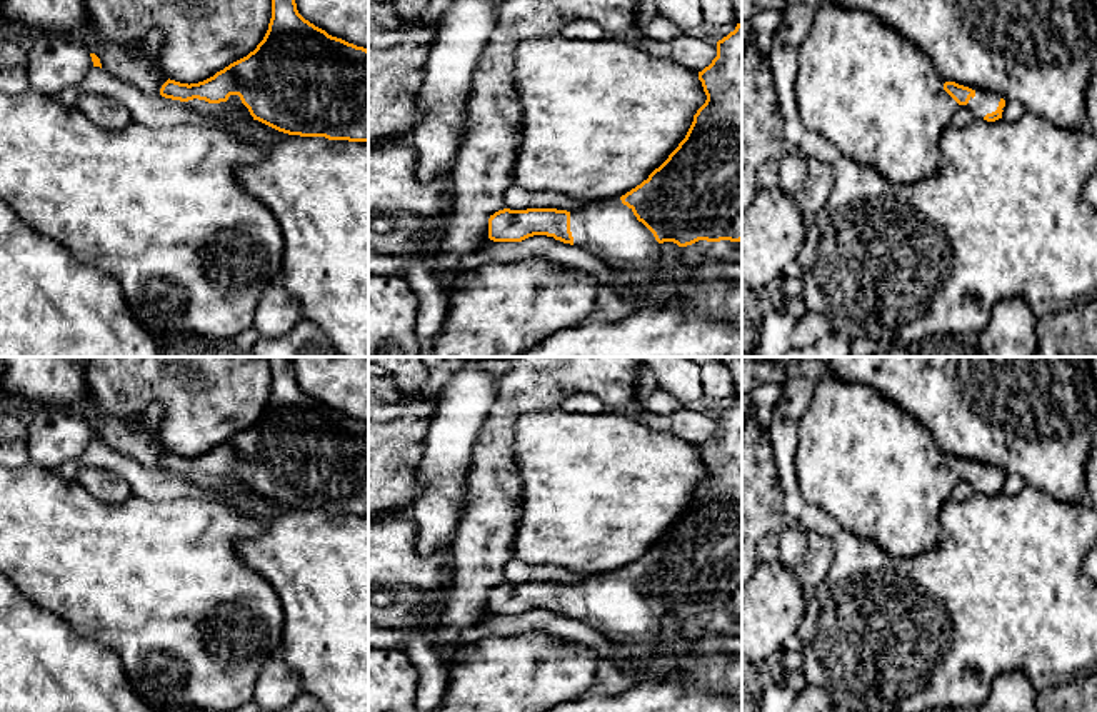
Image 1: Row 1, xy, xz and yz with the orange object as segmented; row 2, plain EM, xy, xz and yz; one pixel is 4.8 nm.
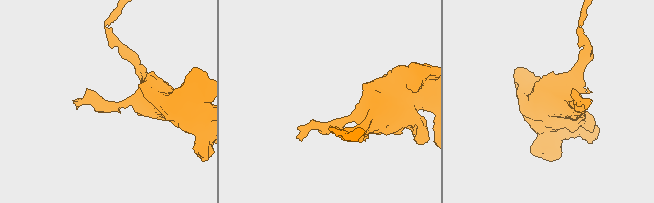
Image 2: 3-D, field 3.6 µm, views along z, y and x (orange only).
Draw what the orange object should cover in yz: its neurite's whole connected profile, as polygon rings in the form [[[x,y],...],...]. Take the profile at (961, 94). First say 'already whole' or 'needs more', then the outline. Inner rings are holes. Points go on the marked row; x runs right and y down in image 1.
needs more; [[[945,82],[944,90],[959,103],[970,110],[974,118],[995,122],[1002,118],[1005,100],[989,90],[969,88],[955,82]]]

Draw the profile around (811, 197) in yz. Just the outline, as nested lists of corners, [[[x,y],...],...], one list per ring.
[[[807,158],[807,165],[809,173],[804,185],[797,190],[795,200],[805,222],[810,222],[829,198],[834,182],[834,170],[830,163],[817,158]]]

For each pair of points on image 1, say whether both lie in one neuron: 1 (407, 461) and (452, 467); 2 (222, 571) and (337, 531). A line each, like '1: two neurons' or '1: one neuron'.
1: two neurons
2: two neurons

